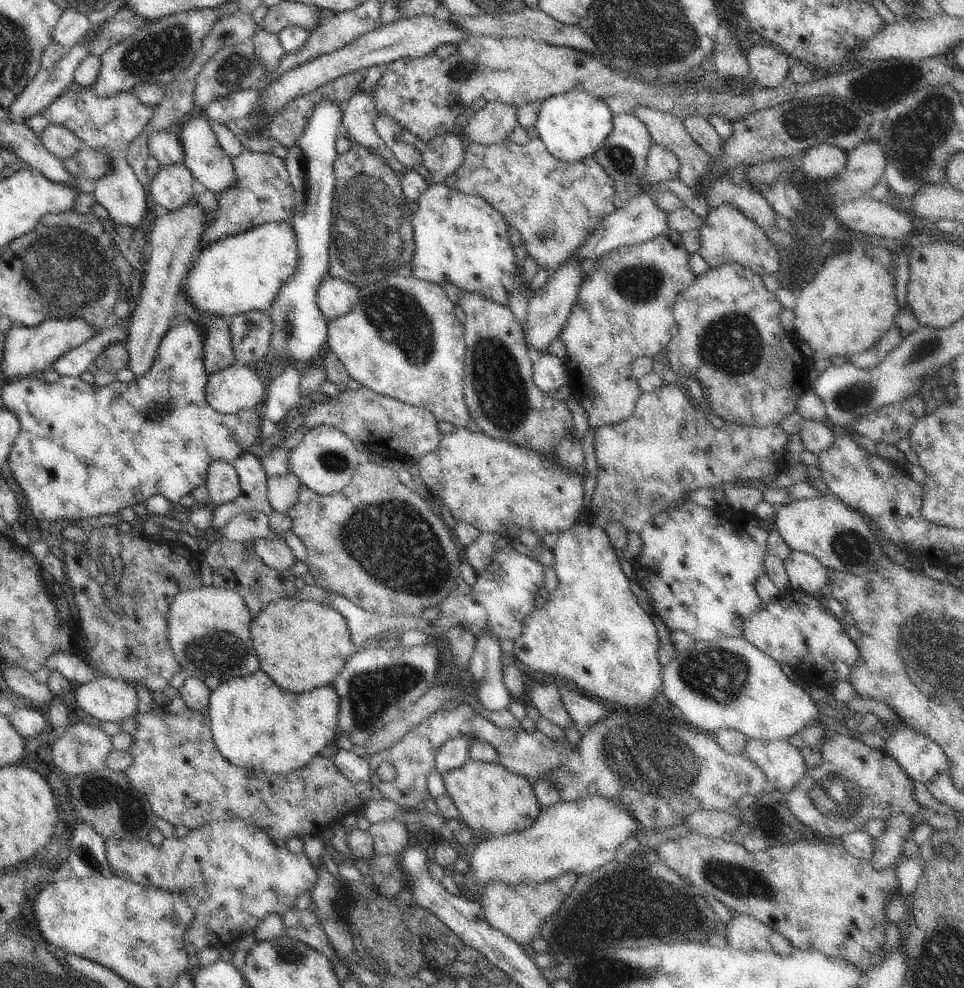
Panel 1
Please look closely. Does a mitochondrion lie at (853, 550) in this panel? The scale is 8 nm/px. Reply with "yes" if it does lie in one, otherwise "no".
yes

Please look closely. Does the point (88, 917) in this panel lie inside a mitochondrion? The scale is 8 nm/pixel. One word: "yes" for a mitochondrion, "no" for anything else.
no

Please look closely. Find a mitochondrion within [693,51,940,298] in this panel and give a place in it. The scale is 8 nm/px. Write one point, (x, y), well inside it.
(805, 122)

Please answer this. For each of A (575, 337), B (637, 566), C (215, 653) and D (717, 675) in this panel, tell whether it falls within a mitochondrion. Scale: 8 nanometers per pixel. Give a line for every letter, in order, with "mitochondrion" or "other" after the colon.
A: other
B: other
C: mitochondrion
D: mitochondrion

